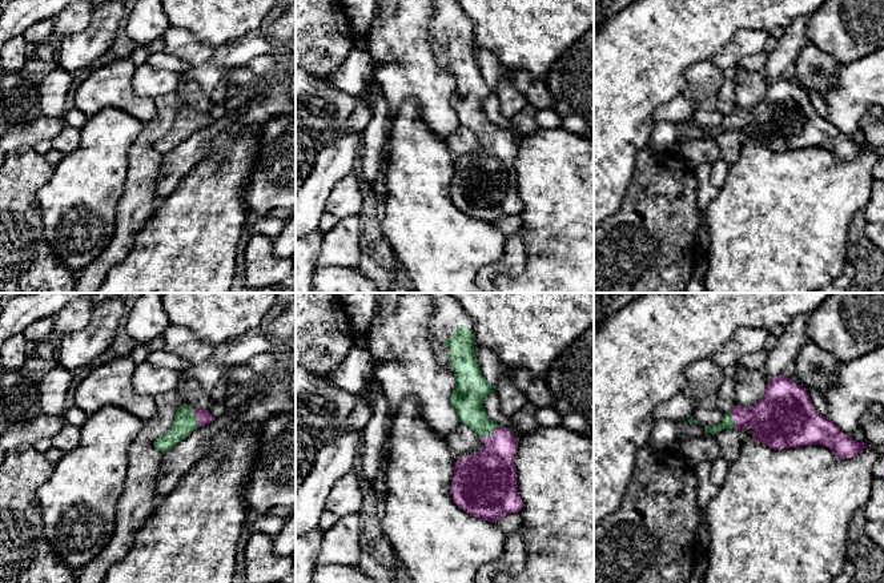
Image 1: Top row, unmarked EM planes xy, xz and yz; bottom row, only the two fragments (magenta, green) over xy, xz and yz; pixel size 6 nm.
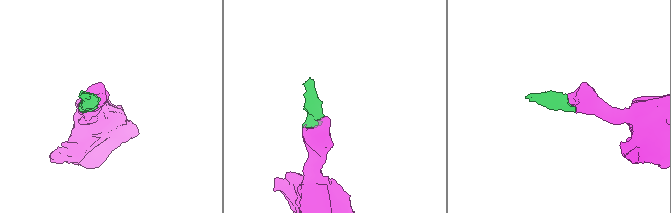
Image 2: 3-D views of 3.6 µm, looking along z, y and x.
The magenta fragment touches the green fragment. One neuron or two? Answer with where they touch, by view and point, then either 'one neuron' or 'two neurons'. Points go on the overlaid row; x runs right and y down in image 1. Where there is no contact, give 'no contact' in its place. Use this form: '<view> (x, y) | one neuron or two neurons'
xz (491, 433) | one neuron

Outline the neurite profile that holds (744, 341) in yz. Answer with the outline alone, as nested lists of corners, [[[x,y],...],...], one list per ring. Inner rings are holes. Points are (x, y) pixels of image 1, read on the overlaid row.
[[[767,327],[739,329],[710,359],[720,369],[736,365],[743,355],[762,350],[768,337]]]

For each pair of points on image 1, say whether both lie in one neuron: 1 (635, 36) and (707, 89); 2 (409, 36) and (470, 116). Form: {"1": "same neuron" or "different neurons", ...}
{"1": "different neurons", "2": "different neurons"}

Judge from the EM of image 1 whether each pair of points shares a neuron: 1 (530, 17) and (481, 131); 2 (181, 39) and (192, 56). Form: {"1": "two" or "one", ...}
{"1": "two", "2": "one"}

